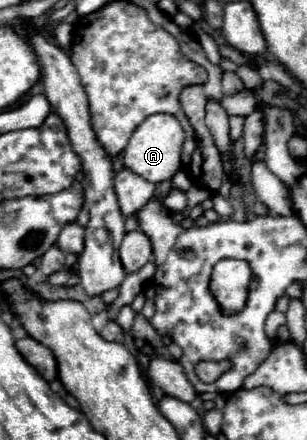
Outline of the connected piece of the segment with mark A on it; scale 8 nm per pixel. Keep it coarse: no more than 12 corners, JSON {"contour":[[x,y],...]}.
{"contour":[[149,116],[129,138],[123,164],[159,184],[181,168],[183,128]]}

